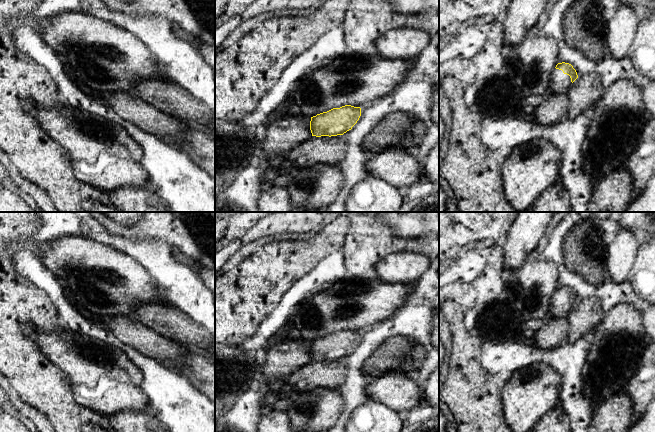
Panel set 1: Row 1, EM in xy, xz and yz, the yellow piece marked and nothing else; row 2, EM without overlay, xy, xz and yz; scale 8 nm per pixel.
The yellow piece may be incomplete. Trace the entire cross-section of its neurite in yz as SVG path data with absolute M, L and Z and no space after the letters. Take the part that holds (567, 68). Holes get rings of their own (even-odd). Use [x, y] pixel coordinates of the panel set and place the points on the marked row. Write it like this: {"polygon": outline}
{"polygon": "M558 63L551 72L547 94L567 94L569 87L577 78L577 72L571 64Z"}

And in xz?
{"polygon": "M345 105L311 117L310 130L312 136L343 135L357 123L361 116L361 108Z"}

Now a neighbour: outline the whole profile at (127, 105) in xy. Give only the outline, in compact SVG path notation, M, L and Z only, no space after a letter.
M113 92L102 101L122 119L170 143L179 140L188 127L183 120L160 111L133 92Z

